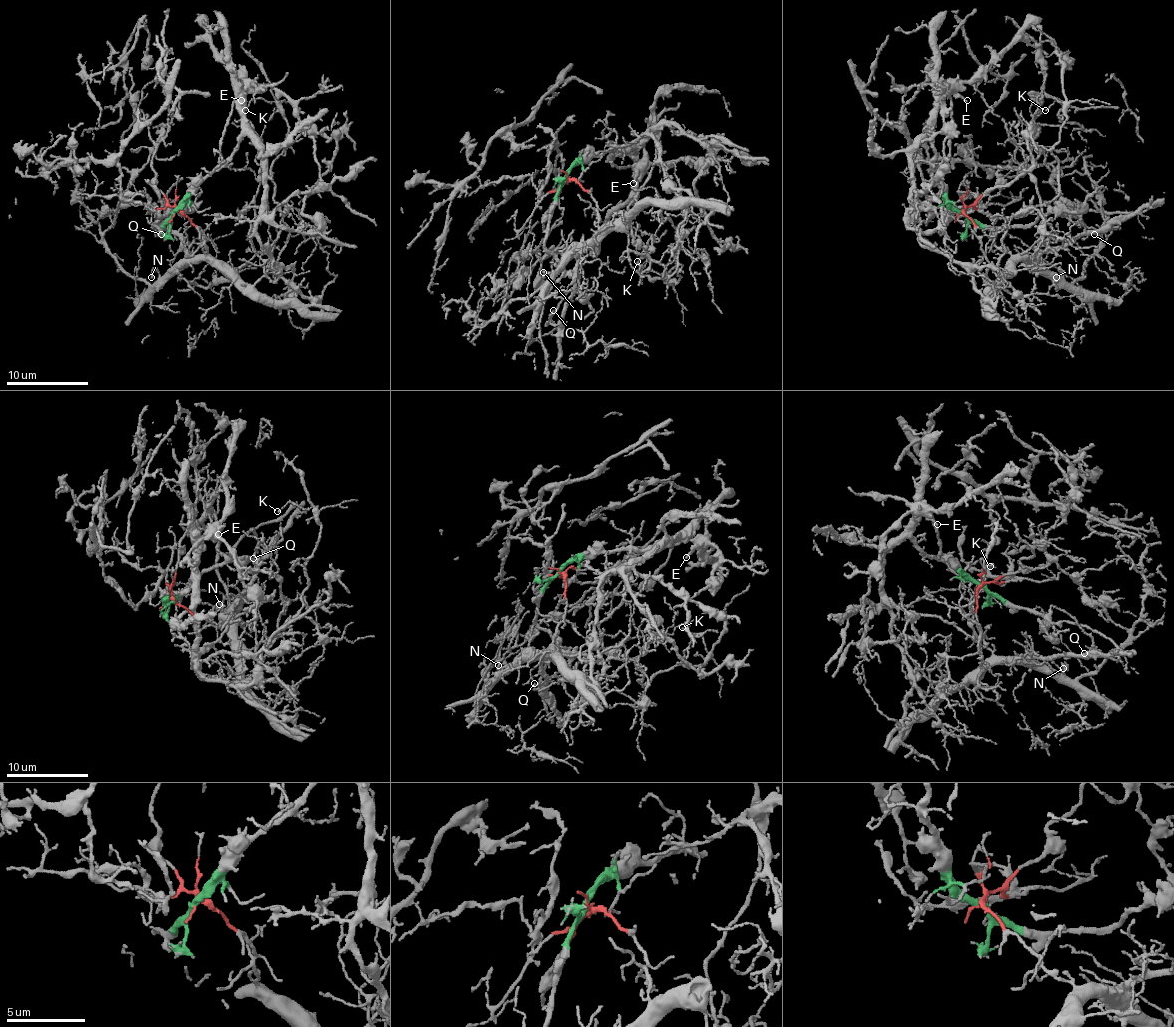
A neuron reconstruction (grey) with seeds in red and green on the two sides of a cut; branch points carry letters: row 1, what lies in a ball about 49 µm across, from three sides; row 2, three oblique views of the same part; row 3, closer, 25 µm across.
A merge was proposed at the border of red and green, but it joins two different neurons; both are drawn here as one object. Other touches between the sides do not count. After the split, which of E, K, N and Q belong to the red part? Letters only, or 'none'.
K, N, Q

